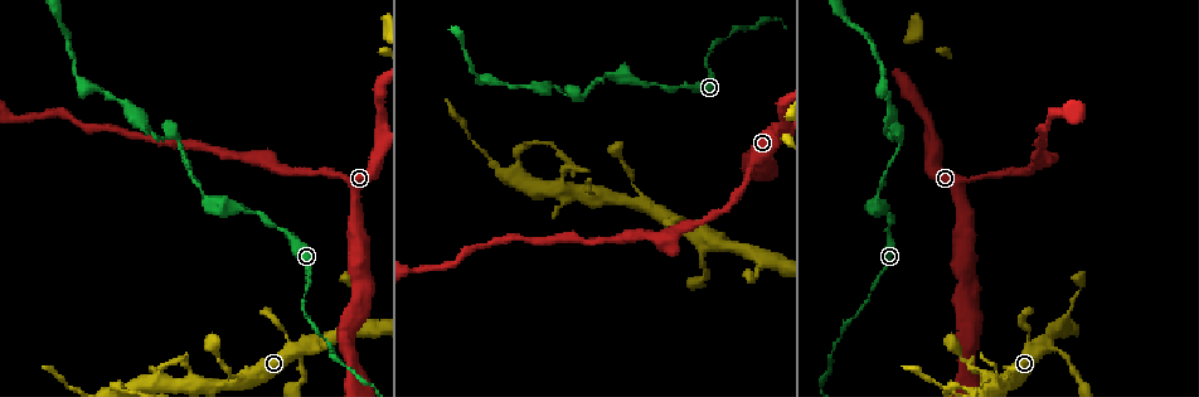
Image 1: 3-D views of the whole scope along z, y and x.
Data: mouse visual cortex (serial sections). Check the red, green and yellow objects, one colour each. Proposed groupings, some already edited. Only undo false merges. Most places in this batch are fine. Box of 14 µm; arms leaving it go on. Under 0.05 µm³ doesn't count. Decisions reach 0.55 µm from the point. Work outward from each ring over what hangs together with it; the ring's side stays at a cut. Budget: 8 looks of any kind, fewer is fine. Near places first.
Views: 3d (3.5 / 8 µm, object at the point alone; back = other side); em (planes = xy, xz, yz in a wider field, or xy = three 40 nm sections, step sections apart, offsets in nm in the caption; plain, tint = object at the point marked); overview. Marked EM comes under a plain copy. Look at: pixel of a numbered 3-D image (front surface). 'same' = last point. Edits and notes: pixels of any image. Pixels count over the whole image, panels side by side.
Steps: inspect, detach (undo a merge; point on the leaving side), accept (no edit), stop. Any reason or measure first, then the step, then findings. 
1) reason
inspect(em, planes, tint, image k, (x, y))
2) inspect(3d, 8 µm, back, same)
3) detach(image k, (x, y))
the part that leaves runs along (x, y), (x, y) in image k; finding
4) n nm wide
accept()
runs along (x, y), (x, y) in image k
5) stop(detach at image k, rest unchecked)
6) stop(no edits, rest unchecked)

narrows sharply
inspect(3d, 8 µm, image 1, (644, 203))

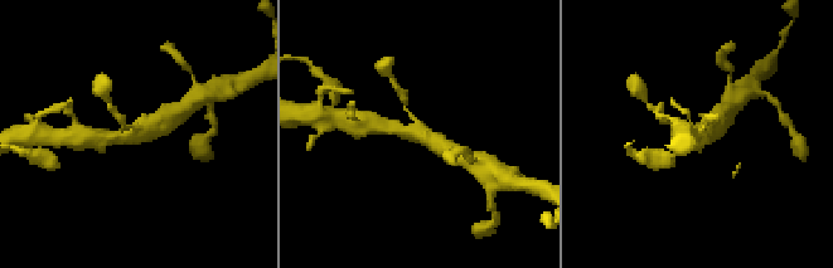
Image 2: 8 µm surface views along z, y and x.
3 arms; arms of 150, 350, 500 nm; shape alone is not enough
inspect(em, xy, step 5, tint, image 2, (135, 133))

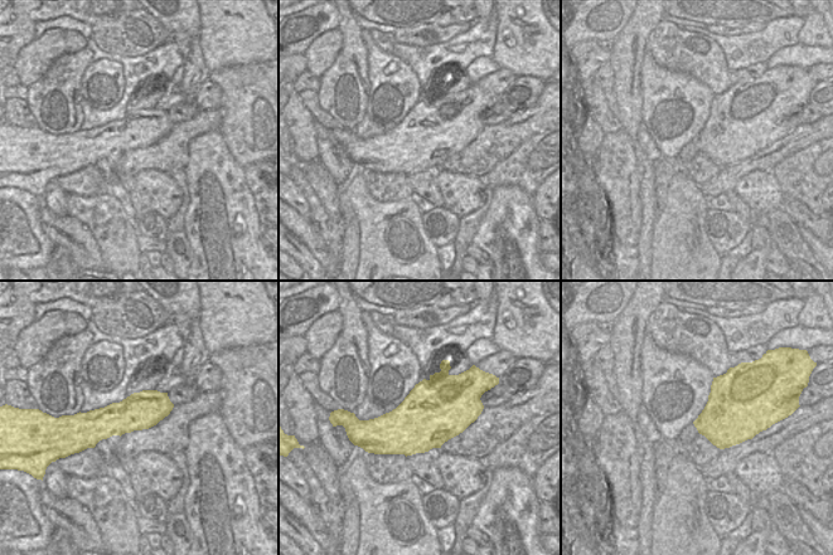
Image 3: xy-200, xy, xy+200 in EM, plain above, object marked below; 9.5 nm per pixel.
accept()
runs along (448, 149), (427, 136), (383, 127) in image 2; continuous, no second cell

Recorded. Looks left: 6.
small branch off a trunk
inspect(3d, 3.5 µm, image 1, (706, 244))

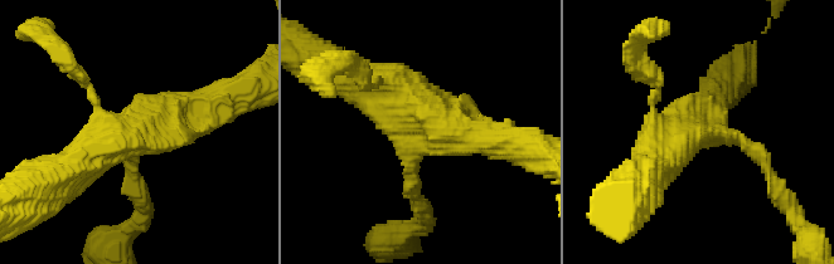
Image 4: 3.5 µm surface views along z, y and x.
4 arms; arms of 150, 200, 400, 500 nm; shape alone is not enough
inspect(em, xy, step 1, tint, image 4, (417, 131))

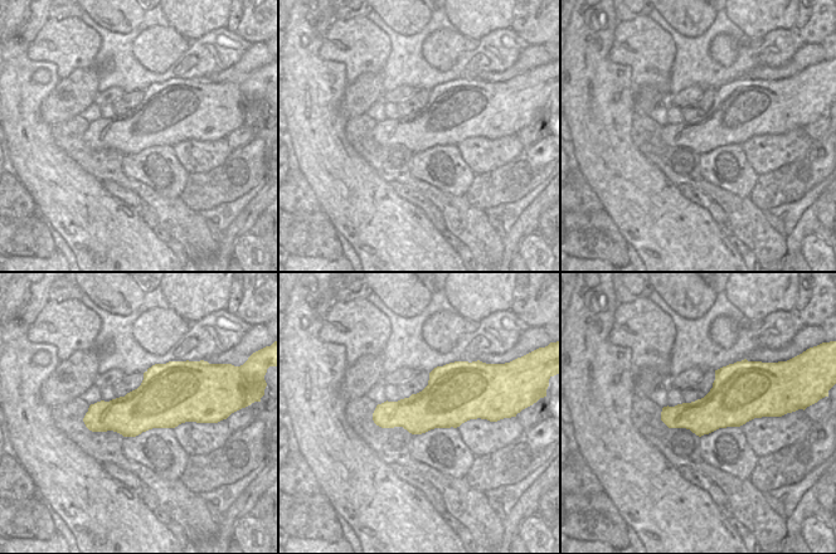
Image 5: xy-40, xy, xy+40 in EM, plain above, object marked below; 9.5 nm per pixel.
accept()
runs along (79, 161), (165, 115), (219, 99) in image 4; all the same cell

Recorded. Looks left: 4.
a fork
inspect(3d, 3.5 µm, image 1, (666, 240))

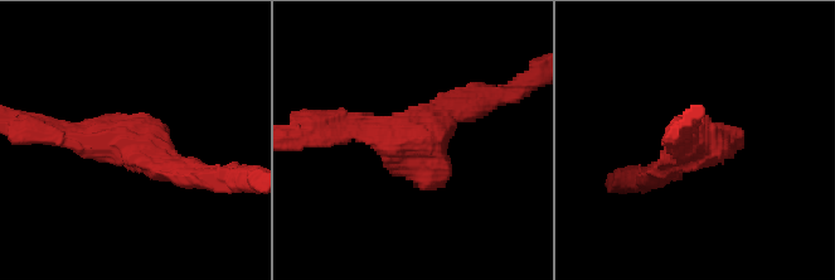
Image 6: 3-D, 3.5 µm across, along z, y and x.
need the tissue
inspect(em, planes, tint, image 6, (136, 141))

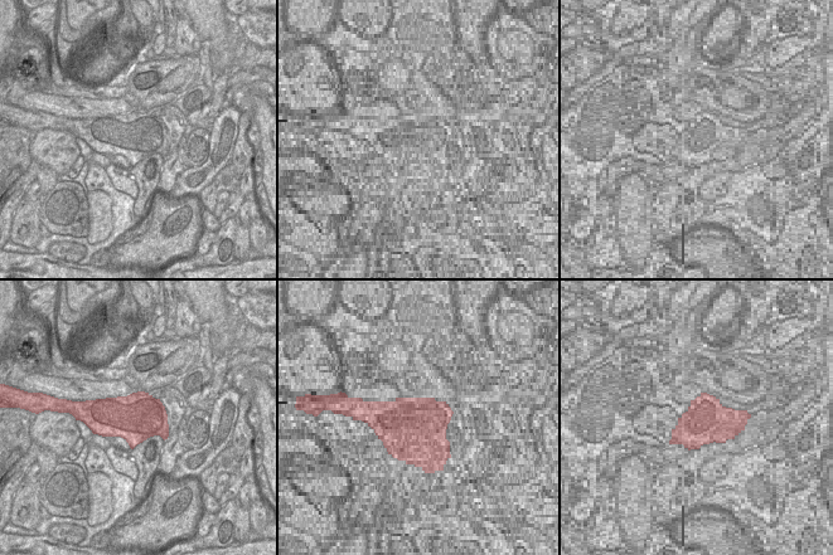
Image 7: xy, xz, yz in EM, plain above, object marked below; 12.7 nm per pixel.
accept()
runs along (200, 175), (139, 140), (54, 136) in image 6; all the same cell

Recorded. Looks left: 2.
abrupt turn
inspect(em, xy, step 5, tint, image 1, (896, 133))

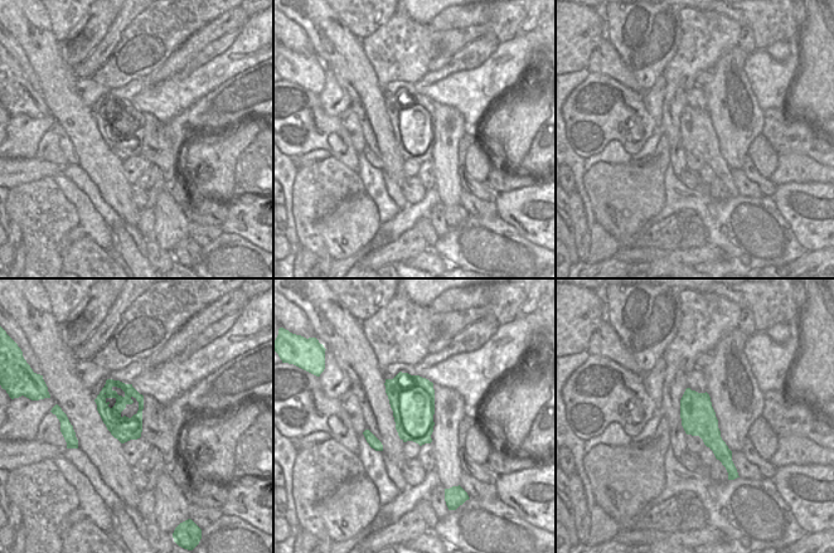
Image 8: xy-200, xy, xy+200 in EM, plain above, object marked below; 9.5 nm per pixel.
wider look
inspect(3d, 3.5 µm, same)

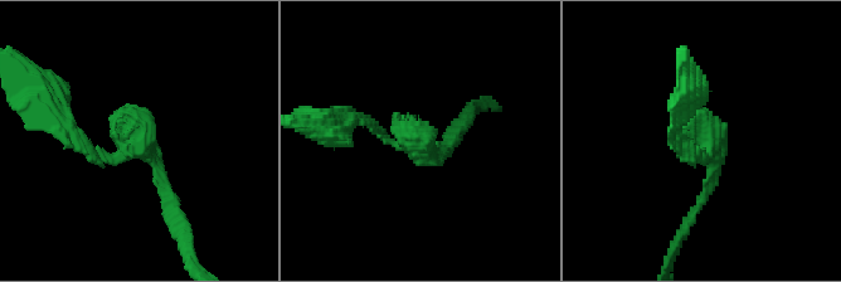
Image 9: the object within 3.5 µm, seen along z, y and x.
accept()
continuous, no second cell

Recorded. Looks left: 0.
stop(no edits, rest unchecked)

